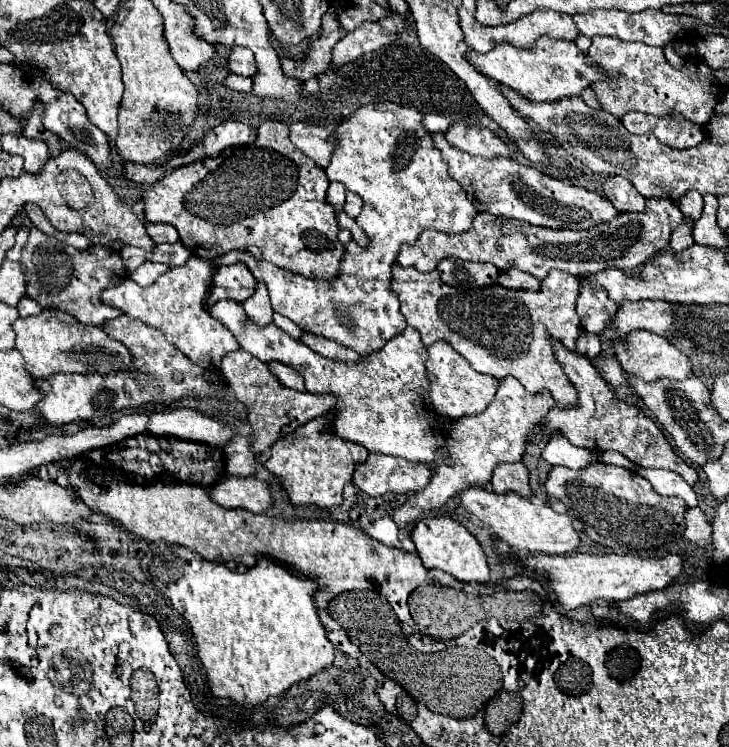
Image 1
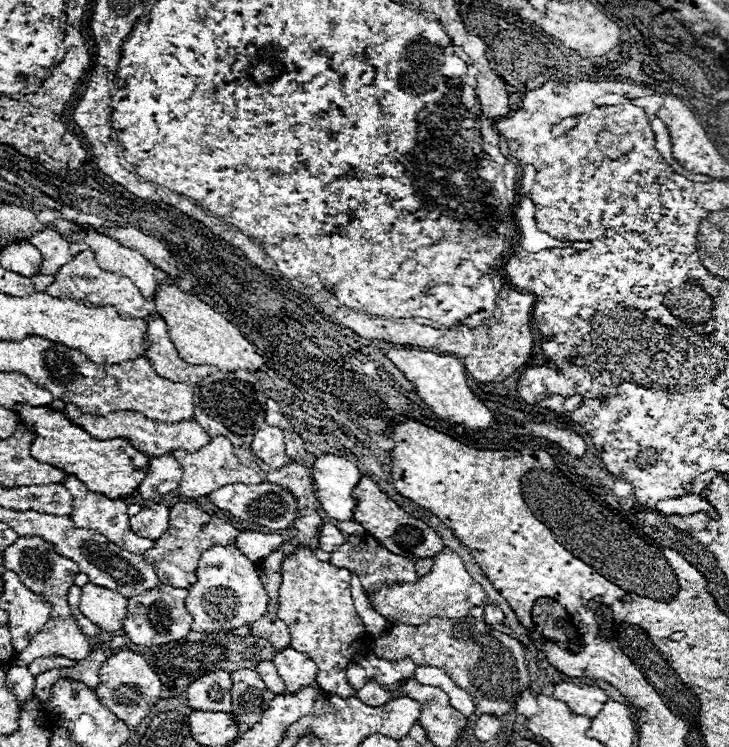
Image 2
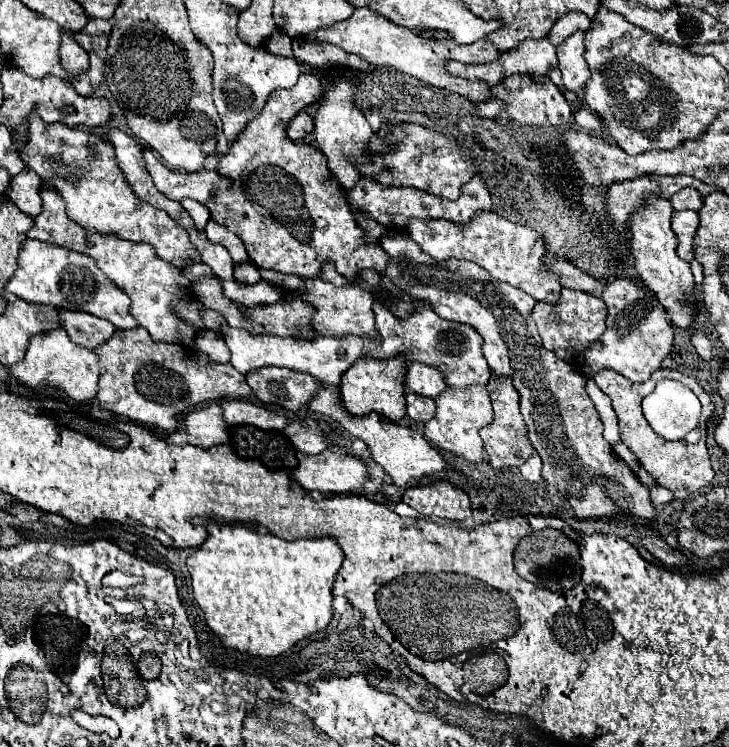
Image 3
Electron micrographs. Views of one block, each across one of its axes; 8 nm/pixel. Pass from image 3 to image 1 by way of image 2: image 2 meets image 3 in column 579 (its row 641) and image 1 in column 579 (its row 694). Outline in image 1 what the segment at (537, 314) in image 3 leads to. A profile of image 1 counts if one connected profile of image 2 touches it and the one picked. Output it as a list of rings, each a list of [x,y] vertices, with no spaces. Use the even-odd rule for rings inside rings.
[[[582,332],[582,336],[578,338],[578,352],[586,358],[594,358],[600,354],[600,340],[596,334],[590,334],[590,332]]]

